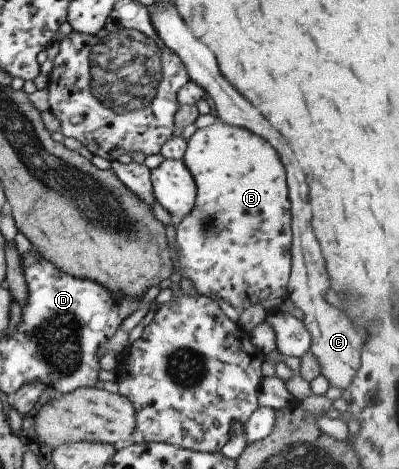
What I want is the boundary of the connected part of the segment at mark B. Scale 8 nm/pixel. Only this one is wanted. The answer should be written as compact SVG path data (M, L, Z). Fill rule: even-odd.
M216 120L191 134L182 161L195 182L196 197L191 212L178 221L174 230L174 278L187 278L197 294L215 294L240 311L253 304L259 304L265 314L277 311L287 296L292 239L289 196L277 152L246 128Z

